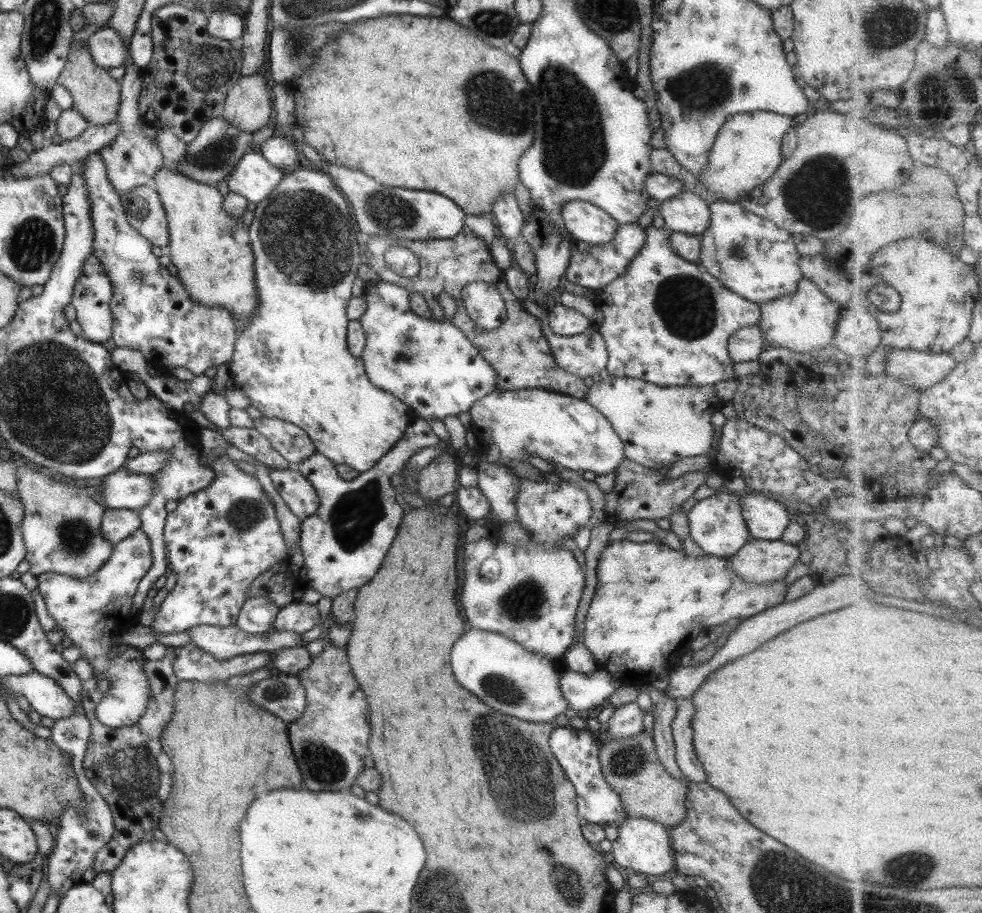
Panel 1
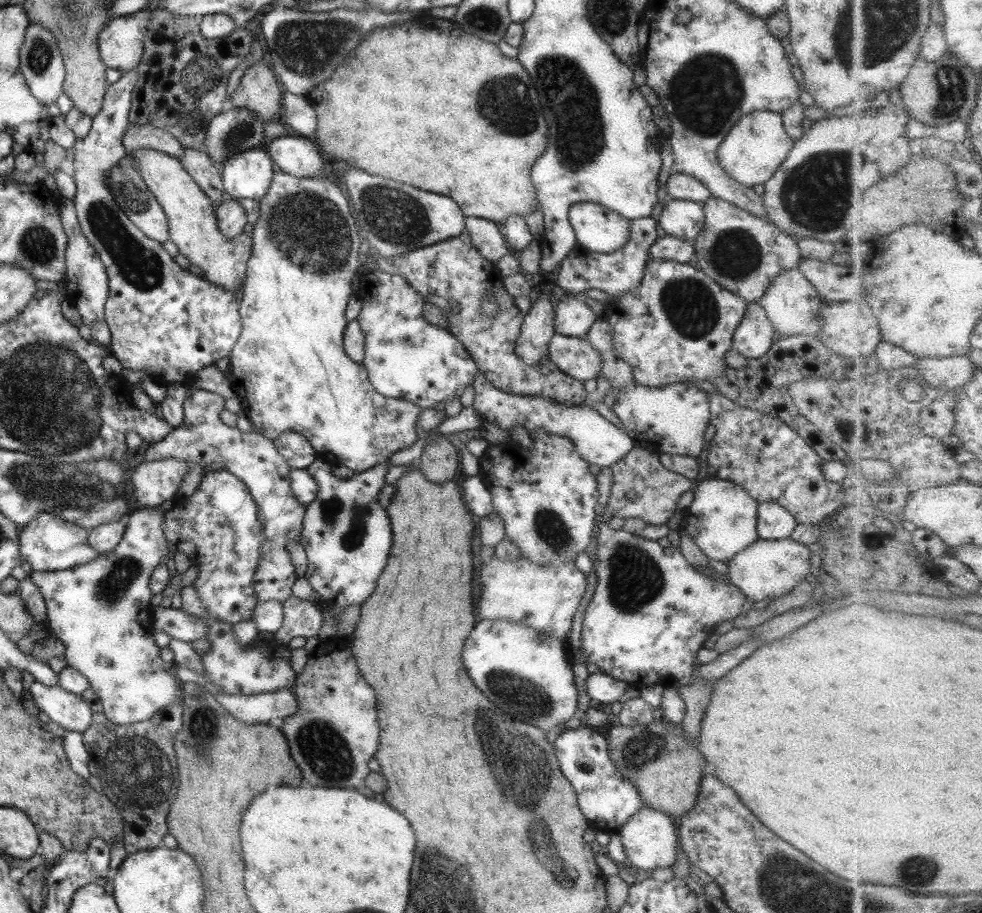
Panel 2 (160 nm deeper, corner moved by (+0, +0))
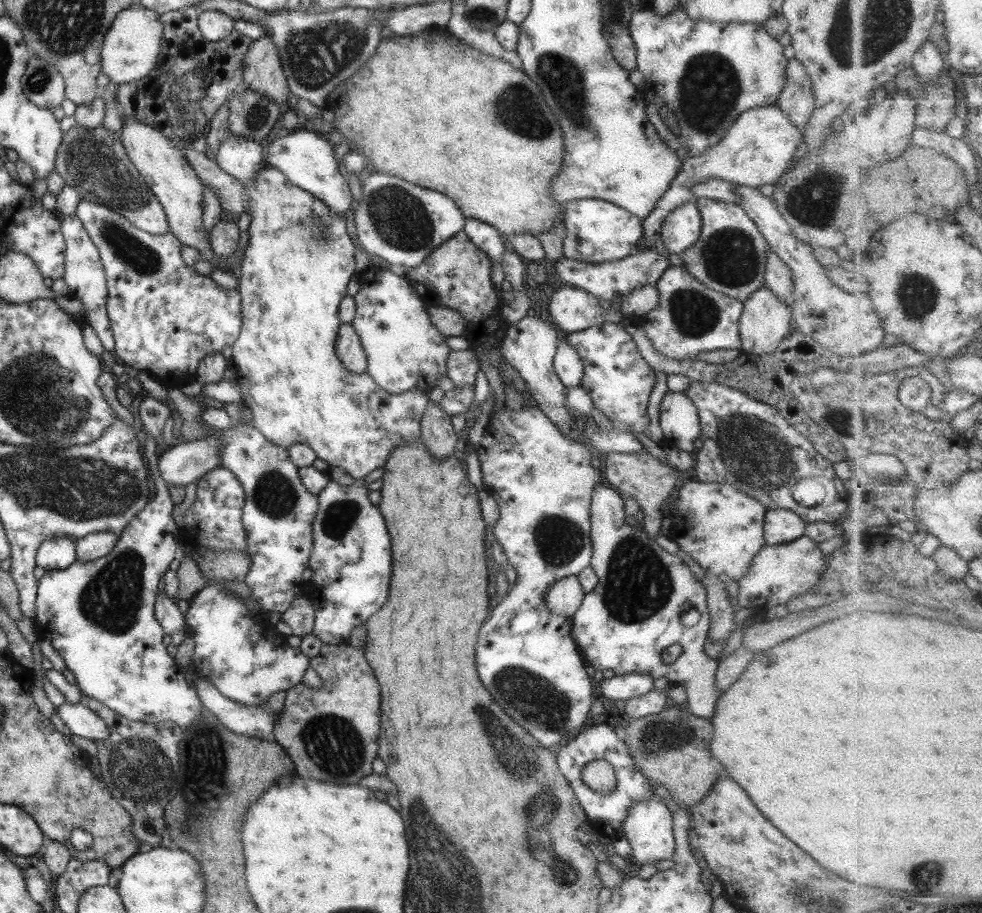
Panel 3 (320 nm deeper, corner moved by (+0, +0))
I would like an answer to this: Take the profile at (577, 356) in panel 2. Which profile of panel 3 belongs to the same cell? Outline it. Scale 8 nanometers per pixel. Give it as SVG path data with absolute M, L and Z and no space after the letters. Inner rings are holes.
M562 339L557 343L552 365L553 372L564 387L578 386L584 372L578 353L566 343L566 340Z

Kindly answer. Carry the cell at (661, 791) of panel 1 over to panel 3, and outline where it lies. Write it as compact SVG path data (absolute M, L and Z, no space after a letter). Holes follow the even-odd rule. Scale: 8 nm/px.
M670 704L657 714L650 714L641 718L629 719L628 723L629 725L625 727L625 729L616 730L616 733L618 734L621 742L623 742L625 749L628 750L629 756L631 756L632 761L635 763L636 769L646 779L650 778L652 781L663 784L663 786L669 791L669 794L686 809L692 804L699 802L711 790L711 787L716 783L716 780L726 774L724 766L721 766L721 764L719 764L719 760L710 754L709 743L711 743L712 724L707 719L699 718L698 716L691 714L691 711L687 710L687 708L681 708L681 706L674 706Z

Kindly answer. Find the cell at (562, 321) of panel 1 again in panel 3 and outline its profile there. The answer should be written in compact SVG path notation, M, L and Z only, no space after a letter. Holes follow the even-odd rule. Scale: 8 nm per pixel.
M564 286L551 295L548 311L550 314L549 320L559 327L562 334L579 332L601 323L619 323L626 320L626 317L621 315L619 311L615 311L614 305L610 309L605 310L599 307L598 299L591 296L588 292L569 286Z

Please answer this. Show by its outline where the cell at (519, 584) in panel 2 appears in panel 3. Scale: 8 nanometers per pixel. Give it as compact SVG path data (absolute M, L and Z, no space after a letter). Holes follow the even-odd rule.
M571 575L551 582L541 600L551 614L569 619L578 610L583 598L583 589L576 575Z

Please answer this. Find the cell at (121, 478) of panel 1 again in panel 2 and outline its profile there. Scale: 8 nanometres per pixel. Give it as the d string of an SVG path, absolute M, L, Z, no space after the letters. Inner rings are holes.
M171 457L156 461L143 460L130 475L130 504L133 504L134 508L157 507L172 498L189 466L191 464Z

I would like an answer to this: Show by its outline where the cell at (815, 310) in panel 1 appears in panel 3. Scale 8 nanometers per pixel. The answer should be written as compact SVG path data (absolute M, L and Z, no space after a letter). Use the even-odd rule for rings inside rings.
M771 250L766 253L764 285L791 308L793 304L791 271Z

